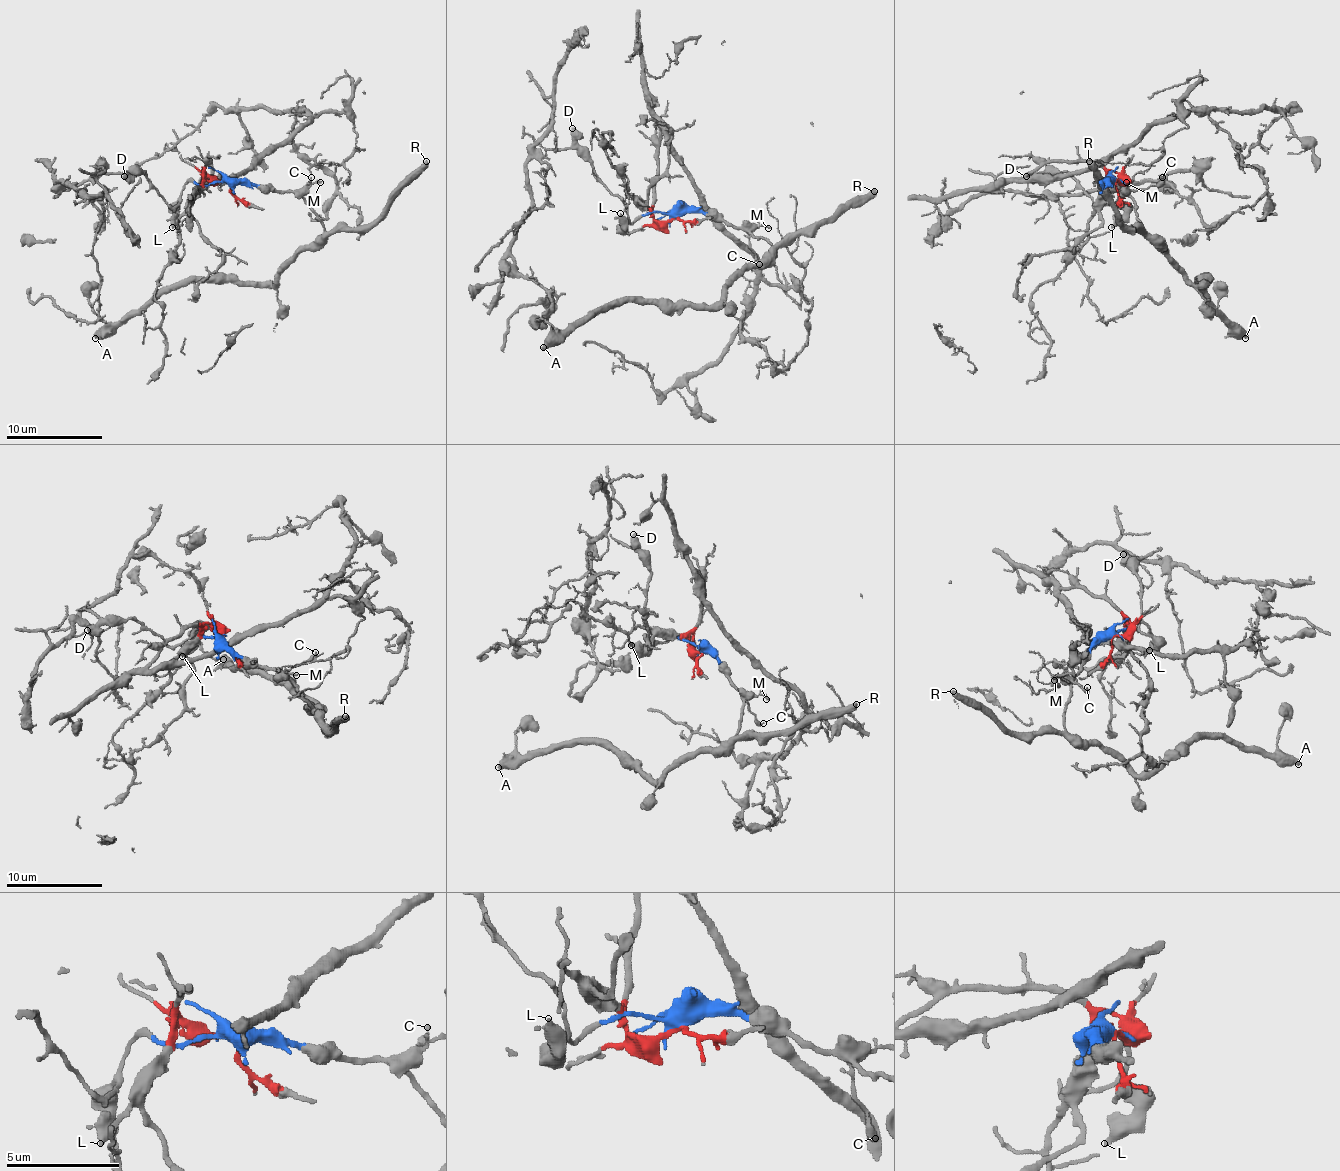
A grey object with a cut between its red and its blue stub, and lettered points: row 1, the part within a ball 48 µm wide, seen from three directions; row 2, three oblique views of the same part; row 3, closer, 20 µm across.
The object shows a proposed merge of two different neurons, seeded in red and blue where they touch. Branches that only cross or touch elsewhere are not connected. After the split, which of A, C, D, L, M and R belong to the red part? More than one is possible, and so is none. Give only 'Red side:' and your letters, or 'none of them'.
Red side: none of them

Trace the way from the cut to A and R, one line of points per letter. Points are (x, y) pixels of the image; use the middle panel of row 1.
A: (672, 219), (687, 212), (713, 212), (764, 238), (771, 248), (711, 306), (610, 301), (542, 346)
R: (672, 219), (687, 212), (713, 212), (774, 245), (812, 233), (875, 190)

